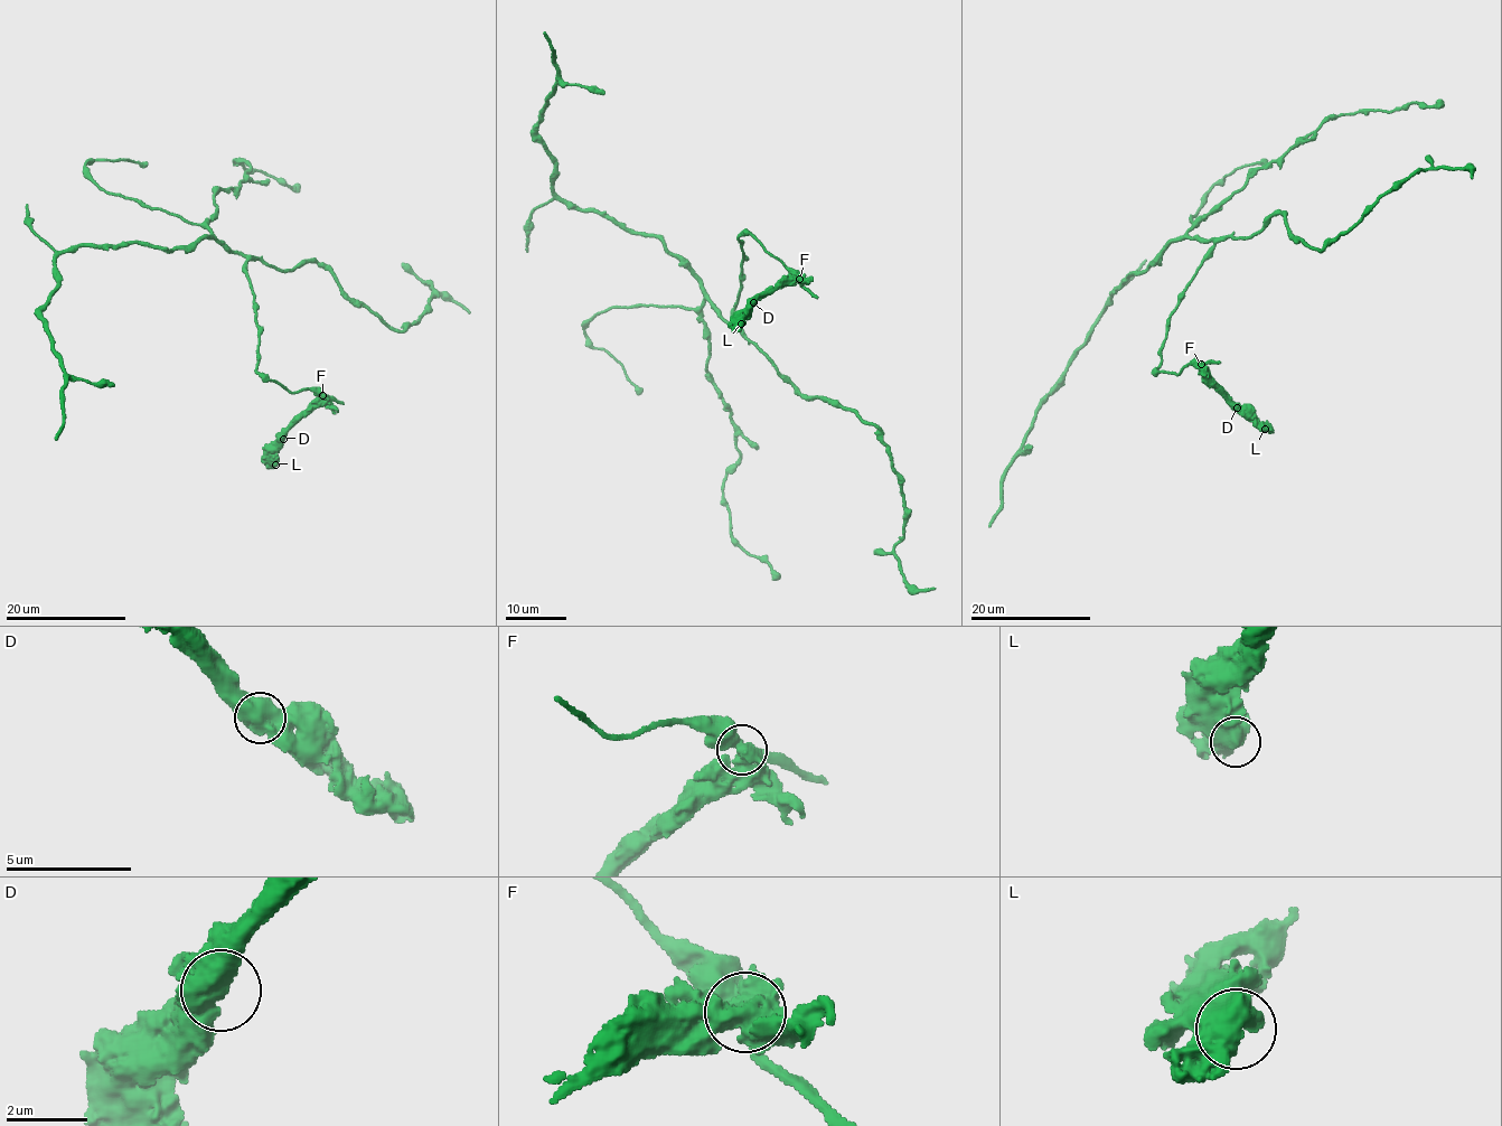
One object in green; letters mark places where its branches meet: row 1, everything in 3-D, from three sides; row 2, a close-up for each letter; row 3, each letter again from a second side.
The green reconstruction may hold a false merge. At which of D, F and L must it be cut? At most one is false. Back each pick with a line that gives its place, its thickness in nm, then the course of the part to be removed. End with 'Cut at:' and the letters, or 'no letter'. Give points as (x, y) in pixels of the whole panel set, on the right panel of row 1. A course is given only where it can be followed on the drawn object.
F: place (1201, 364); calibre 550 nm; course (1201, 365), (1235, 405), (1246, 407), (1273, 432)
Cut at: F

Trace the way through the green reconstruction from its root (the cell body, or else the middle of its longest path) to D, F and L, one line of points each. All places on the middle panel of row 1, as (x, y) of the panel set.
D: (712, 302), (725, 320), (735, 322), (744, 260), (739, 237), (749, 234), (794, 275), (753, 302)
F: (712, 302), (725, 320), (735, 322), (744, 260), (741, 235), (749, 234), (799, 279)
L: (712, 302), (725, 320), (735, 322), (744, 260), (739, 237), (749, 234), (794, 275), (757, 299), (741, 324)

